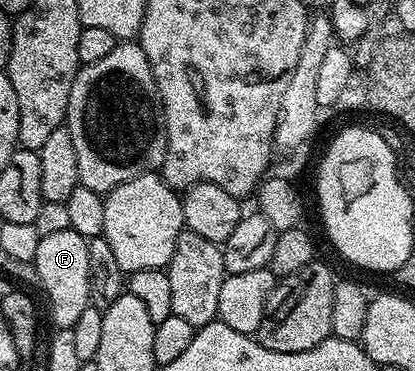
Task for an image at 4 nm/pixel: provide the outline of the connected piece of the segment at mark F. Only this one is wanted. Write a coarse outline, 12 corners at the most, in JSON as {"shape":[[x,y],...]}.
{"shape":[[43,235],[33,264],[58,329],[90,306],[88,245]]}

